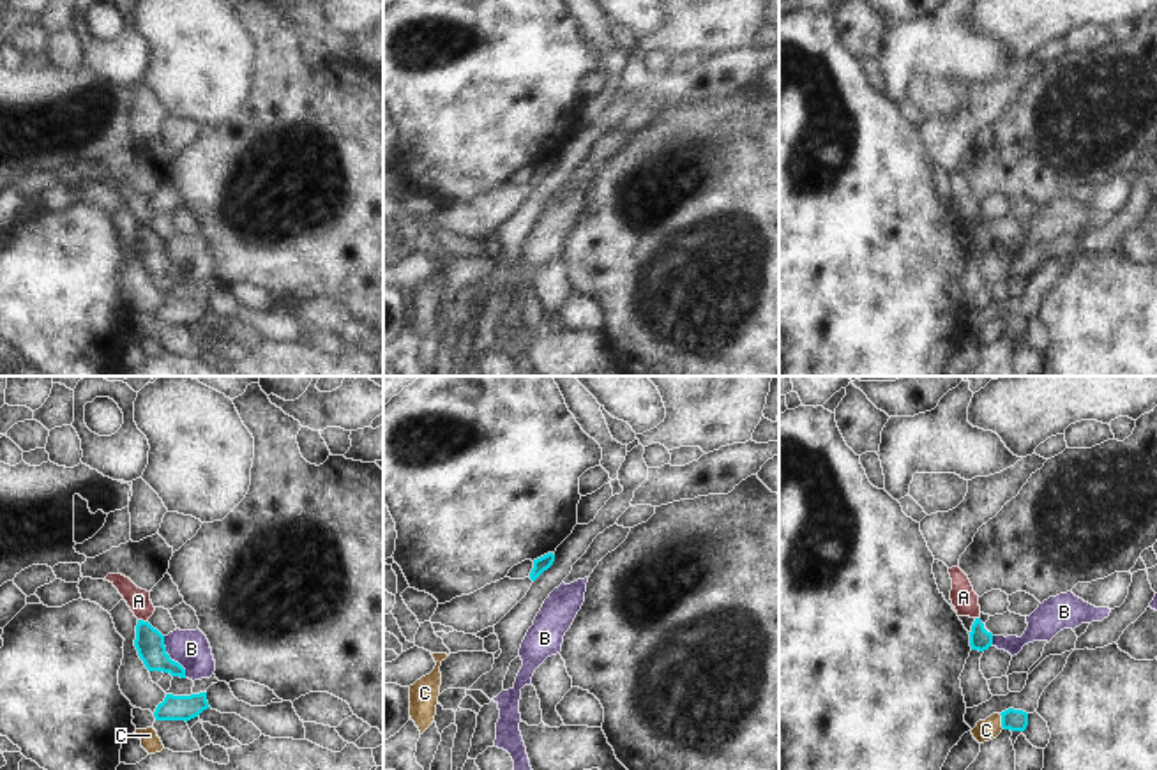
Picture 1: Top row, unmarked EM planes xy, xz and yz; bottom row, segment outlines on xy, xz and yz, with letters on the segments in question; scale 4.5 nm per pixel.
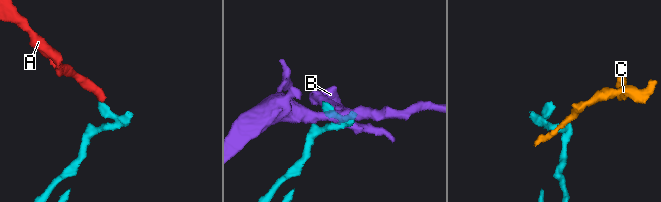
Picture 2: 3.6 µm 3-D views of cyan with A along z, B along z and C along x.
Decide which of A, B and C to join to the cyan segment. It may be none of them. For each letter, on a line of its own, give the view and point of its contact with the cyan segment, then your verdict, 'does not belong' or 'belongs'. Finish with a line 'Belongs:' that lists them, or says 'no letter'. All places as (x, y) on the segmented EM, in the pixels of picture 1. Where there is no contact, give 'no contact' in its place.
A: contact xy (142, 620); does not belong
B: contact xy (168, 657); does not belong
C: contact yz (1002, 721); does not belong
Belongs: no letter

